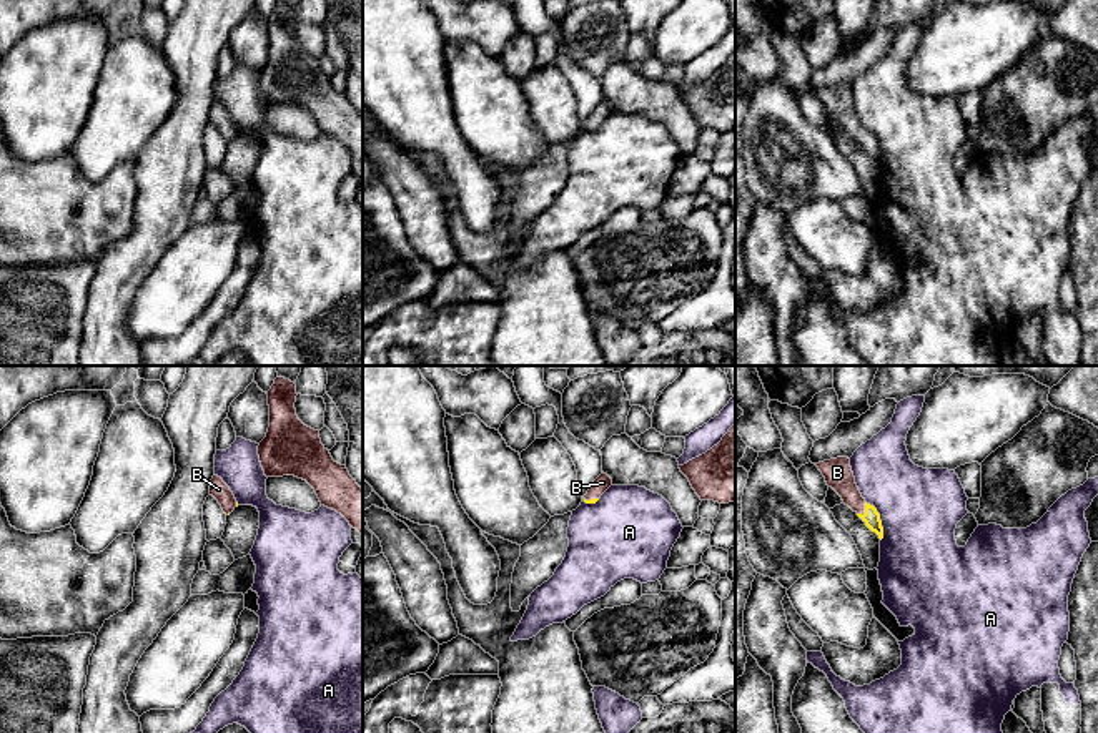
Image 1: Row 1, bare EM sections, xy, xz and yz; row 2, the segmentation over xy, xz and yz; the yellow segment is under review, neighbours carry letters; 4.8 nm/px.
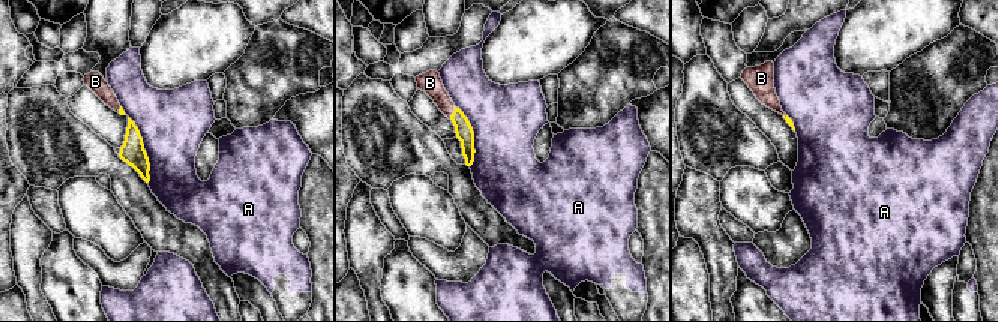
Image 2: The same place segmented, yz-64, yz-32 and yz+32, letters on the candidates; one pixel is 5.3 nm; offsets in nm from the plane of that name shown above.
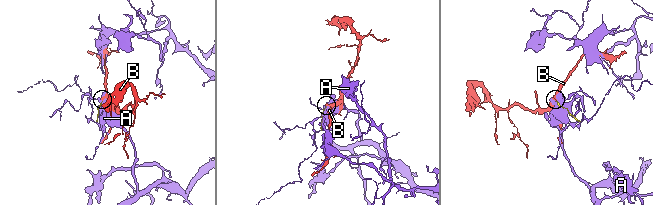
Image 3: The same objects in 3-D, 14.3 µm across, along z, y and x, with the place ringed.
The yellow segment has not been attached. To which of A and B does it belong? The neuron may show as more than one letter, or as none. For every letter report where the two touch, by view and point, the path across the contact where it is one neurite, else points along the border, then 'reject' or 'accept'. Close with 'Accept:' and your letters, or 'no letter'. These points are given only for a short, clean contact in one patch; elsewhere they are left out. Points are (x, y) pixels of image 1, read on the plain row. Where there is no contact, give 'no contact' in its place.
A: yz (880, 148) | reject
B: yz (865, 138) | across yz (870, 145), (865, 138), (850, 123), (837, 100) | accept
Accept: B

